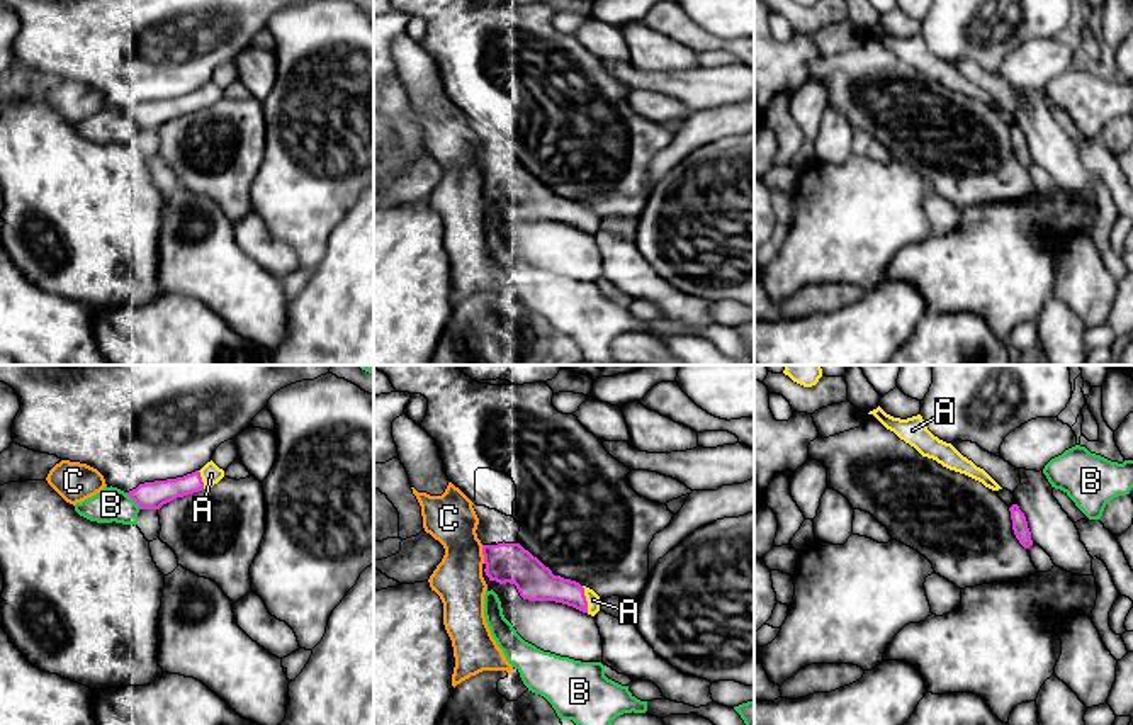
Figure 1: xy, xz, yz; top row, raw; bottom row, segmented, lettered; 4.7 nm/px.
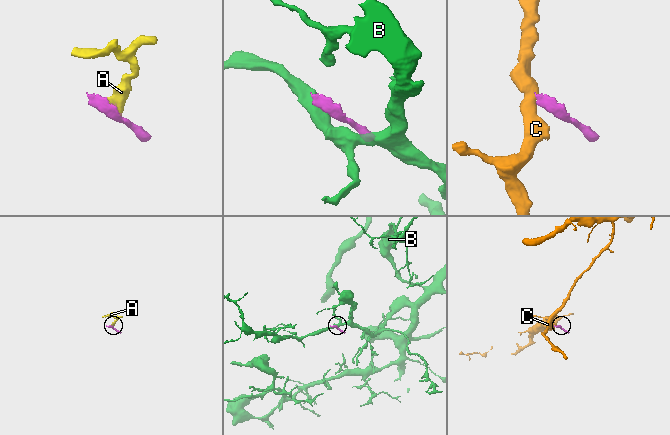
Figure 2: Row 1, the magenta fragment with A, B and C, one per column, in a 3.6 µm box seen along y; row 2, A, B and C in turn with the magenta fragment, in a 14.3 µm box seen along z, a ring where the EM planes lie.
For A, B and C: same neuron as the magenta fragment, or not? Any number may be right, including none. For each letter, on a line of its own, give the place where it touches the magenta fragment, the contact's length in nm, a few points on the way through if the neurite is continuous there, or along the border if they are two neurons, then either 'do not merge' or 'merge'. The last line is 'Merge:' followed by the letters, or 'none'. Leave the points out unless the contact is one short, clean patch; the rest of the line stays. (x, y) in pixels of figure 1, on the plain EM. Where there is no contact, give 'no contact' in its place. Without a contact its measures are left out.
A: contact xz (585, 219); length 130 nm; way xz (535, 202), (585, 219), (593, 219); merge
B: contact xy (133, 119); length 100 nm; do not merge
C: contact xz (483, 174); length 90 nm; border xz (481, 165), (484, 182); do not merge
Merge: A

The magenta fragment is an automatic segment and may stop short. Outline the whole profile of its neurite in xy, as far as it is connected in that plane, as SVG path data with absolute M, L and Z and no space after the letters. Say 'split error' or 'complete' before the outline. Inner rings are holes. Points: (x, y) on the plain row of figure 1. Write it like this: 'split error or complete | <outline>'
split error | M211 80L200 90L183 97L139 104L136 109L129 110L127 115L139 126L139 129L160 129L163 124L177 117L212 107L223 97L224 90Z

